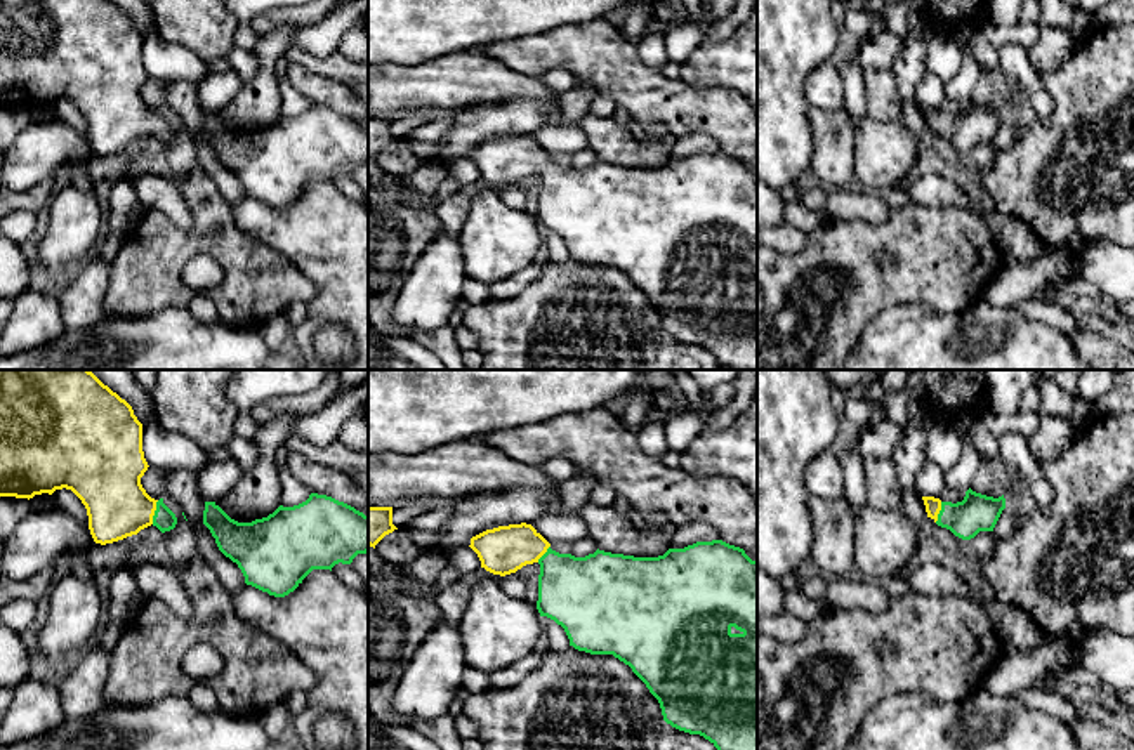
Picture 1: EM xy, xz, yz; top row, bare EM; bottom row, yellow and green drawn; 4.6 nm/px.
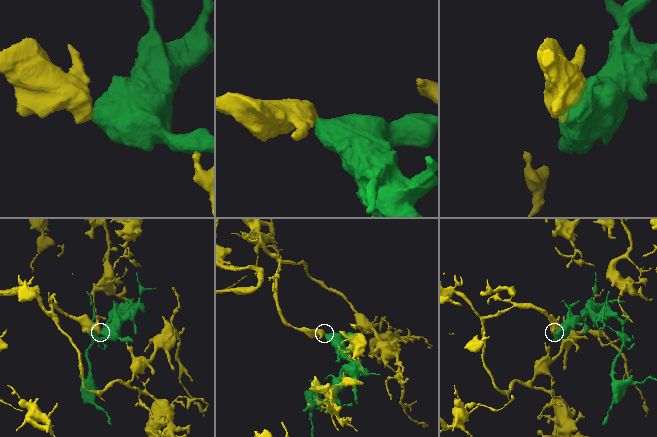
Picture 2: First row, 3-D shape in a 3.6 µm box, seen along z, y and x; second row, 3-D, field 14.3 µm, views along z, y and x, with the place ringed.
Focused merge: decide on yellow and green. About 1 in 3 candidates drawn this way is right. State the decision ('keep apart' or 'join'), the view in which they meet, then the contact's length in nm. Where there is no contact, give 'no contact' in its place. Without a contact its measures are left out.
join; meets yellow in xy; contact 120 nm long

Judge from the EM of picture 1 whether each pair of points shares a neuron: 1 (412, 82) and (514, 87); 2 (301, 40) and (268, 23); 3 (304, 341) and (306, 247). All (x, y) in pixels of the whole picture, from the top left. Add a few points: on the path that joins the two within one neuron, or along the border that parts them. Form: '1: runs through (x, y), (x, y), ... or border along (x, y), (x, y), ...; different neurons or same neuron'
1: runs through (438, 82), (488, 82); same neuron
2: border along (323, 18), (297, 28); different neurons
3: runs through (318, 318), (325, 308), (325, 269); same neuron

